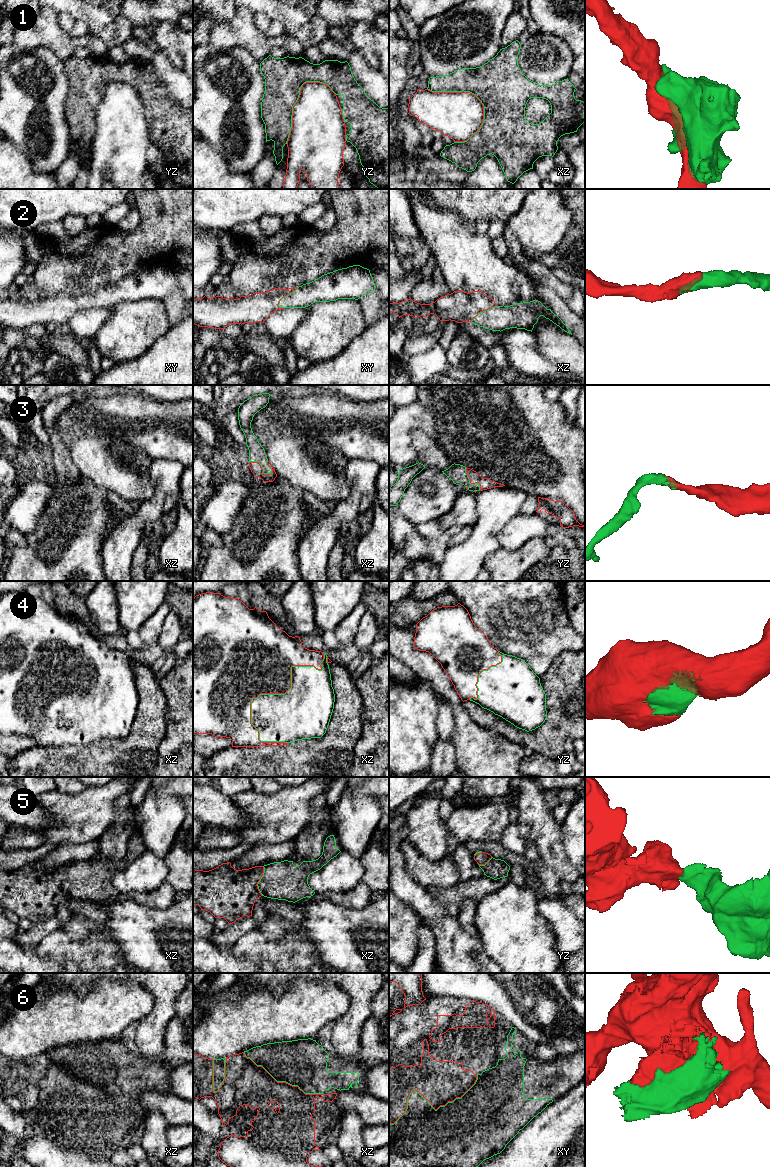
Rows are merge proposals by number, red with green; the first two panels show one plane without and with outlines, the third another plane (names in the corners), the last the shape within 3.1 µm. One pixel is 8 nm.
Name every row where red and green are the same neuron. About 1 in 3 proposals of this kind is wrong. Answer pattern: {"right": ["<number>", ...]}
{"right": ["2", "3", "4", "5"]}

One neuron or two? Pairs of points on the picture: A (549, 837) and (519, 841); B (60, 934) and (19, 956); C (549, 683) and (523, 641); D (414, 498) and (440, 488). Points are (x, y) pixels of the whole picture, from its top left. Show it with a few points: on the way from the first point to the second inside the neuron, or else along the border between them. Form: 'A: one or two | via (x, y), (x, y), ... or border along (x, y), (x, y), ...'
A: two | border along (515, 823), (519, 832), (526, 838)
B: two | border along (34, 949), (40, 956), (55, 960)
C: two | border along (558, 654), (549, 668), (539, 677)
D: one | via (420, 498), (426, 498), (434, 491)

